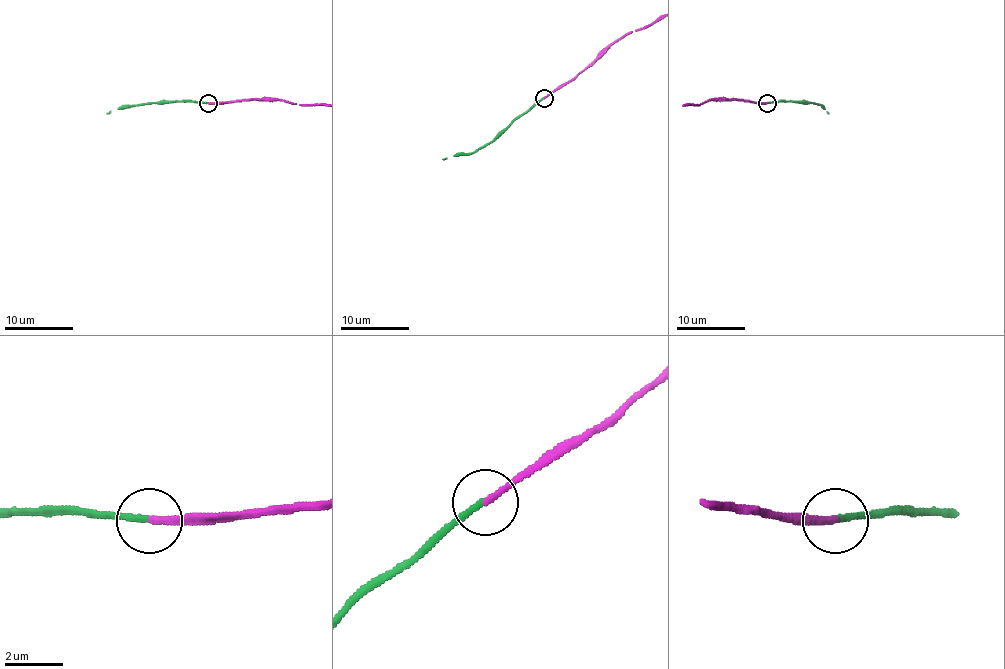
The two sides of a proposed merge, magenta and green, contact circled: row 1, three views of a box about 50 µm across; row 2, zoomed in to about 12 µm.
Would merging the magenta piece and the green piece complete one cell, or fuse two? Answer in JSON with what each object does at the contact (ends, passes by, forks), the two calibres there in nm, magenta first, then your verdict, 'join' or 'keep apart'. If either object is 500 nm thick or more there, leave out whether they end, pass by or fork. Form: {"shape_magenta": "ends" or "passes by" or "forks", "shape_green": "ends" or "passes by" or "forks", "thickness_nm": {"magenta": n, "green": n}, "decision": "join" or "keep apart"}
{"shape_magenta": "ends", "shape_green": "ends", "thickness_nm": {"magenta": 240, "green": 240}, "decision": "join"}

